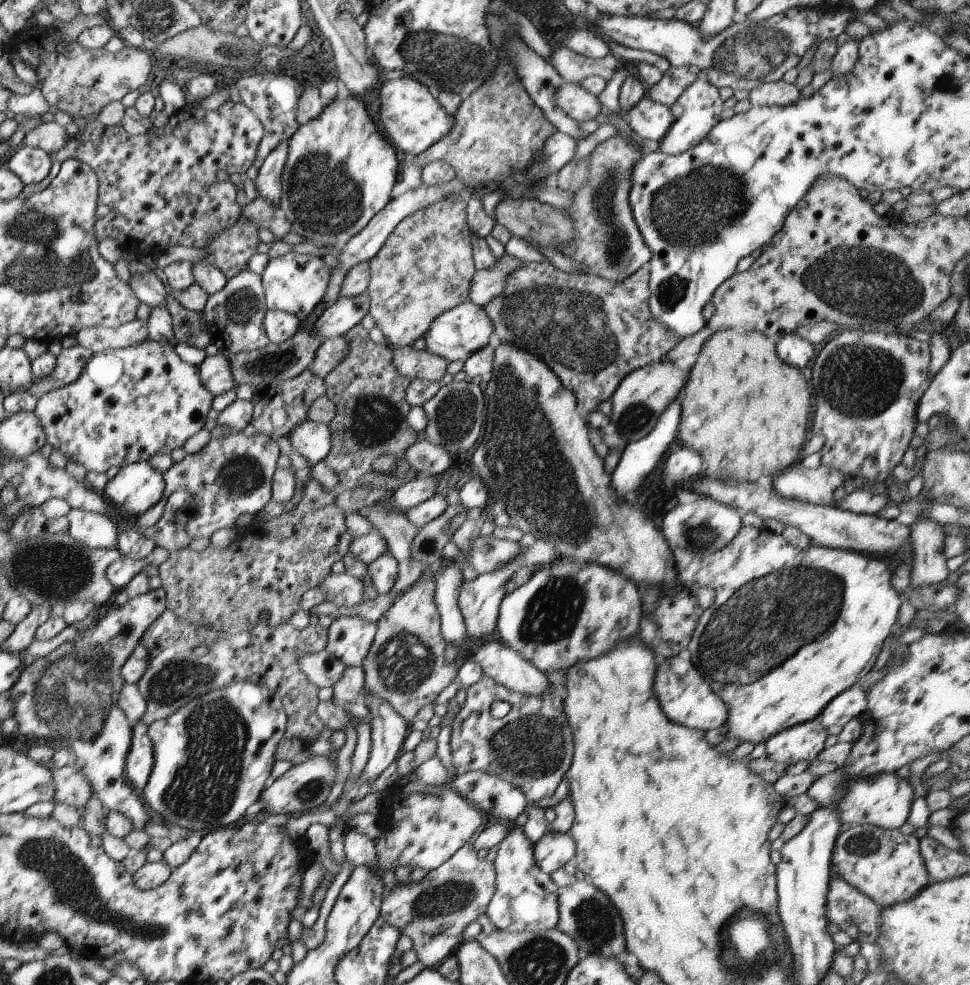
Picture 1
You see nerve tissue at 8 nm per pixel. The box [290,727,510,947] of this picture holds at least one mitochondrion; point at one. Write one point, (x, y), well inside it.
(450, 897)

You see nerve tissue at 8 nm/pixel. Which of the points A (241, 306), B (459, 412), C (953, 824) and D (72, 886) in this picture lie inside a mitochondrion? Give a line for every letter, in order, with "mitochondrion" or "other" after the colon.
A: mitochondrion
B: mitochondrion
C: other
D: mitochondrion

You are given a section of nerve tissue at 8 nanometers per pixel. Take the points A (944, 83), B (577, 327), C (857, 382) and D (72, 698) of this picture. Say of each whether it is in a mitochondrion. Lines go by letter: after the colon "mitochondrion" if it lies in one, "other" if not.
A: other
B: mitochondrion
C: mitochondrion
D: mitochondrion

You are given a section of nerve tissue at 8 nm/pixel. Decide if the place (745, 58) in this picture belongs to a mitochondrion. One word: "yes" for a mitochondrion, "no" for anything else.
yes

